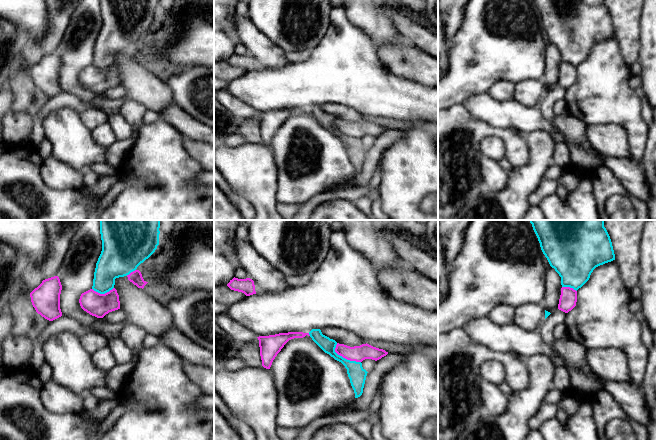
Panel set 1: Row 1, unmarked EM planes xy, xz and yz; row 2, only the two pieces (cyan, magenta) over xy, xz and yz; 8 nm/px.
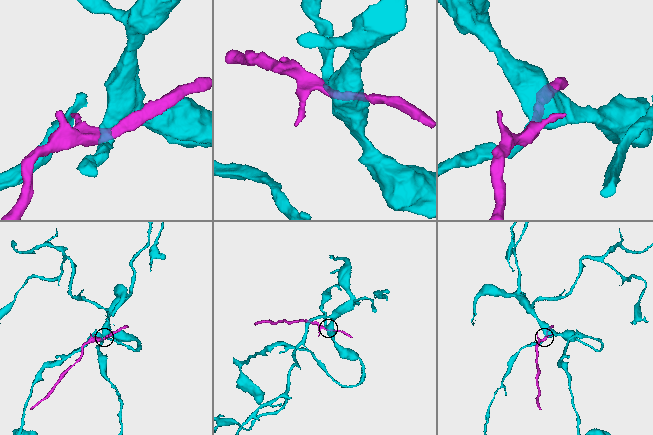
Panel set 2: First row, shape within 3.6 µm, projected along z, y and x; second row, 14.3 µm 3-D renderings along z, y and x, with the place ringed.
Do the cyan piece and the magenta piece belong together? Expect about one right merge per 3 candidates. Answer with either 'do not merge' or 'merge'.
do not merge

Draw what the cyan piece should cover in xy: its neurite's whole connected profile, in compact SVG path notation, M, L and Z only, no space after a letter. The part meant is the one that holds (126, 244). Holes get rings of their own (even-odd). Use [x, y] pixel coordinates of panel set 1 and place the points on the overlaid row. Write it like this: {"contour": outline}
{"contour": "M100 220L102 251L96 263L92 289L100 294L112 290L115 279L129 275L159 245L160 220Z"}

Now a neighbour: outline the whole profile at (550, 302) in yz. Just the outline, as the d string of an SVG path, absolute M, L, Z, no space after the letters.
M551 267L546 270L545 283L546 293L541 305L546 311L552 313L554 310L558 309L562 288L561 277L554 268Z

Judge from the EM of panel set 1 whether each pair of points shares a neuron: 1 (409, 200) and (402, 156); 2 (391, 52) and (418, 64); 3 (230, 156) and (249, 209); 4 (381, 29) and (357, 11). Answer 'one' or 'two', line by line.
1: one
2: one
3: two
4: one

